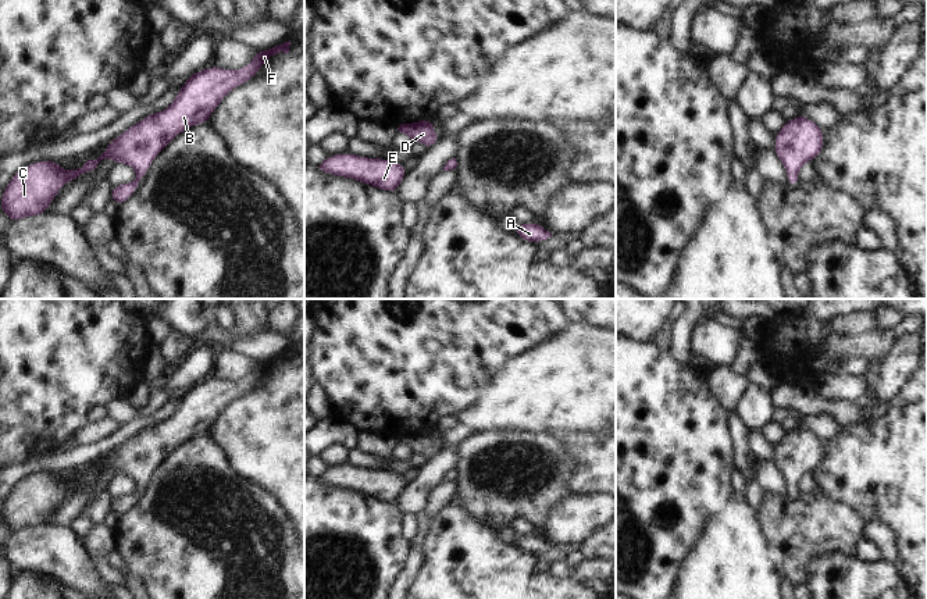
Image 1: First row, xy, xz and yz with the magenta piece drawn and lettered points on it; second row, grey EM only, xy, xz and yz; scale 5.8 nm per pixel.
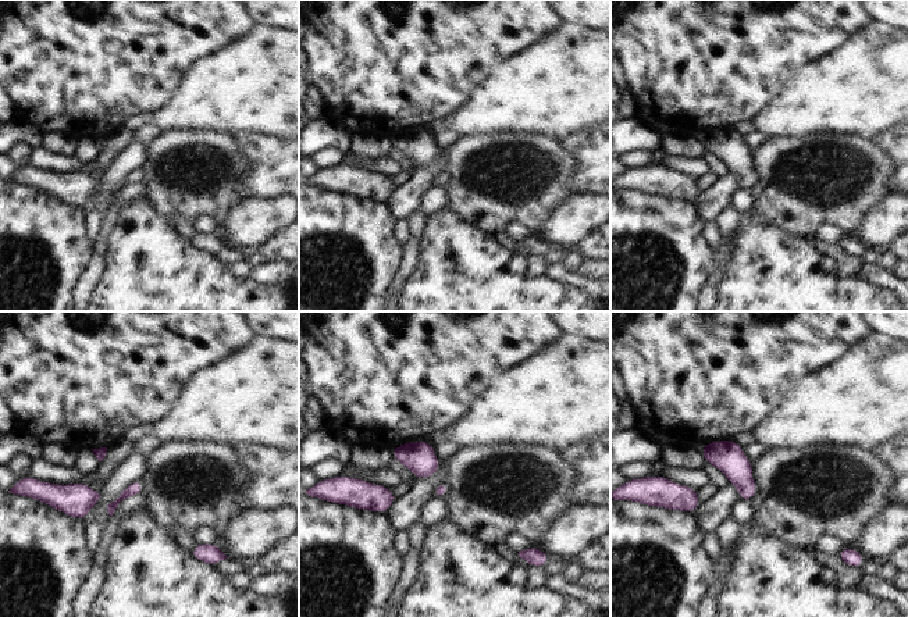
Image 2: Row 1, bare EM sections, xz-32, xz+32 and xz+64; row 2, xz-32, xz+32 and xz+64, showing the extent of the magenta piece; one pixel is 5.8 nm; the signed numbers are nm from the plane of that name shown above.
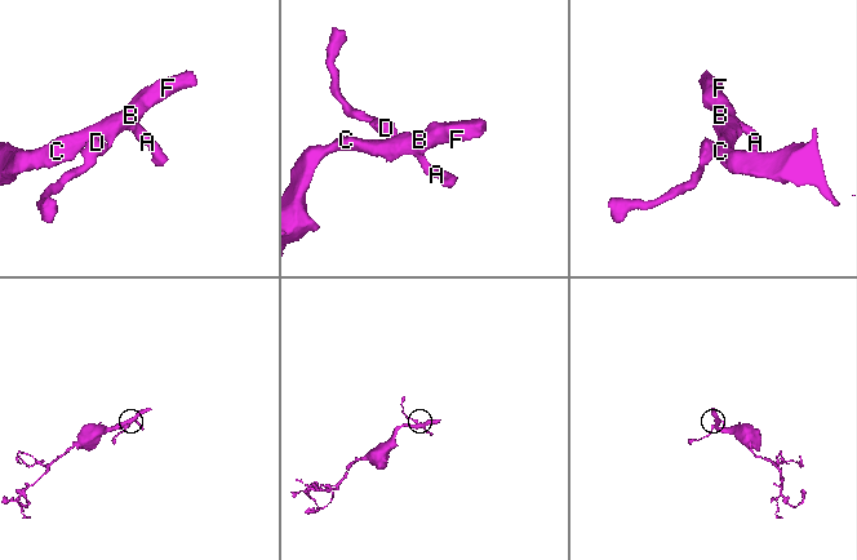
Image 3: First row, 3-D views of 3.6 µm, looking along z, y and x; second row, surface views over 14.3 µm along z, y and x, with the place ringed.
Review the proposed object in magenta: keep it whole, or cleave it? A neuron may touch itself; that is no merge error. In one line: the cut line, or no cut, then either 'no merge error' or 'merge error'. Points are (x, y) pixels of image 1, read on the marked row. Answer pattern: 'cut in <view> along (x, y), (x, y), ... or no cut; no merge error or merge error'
no cut; no merge error

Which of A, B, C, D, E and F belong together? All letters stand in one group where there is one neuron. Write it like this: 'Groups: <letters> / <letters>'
Groups: A B C D E F

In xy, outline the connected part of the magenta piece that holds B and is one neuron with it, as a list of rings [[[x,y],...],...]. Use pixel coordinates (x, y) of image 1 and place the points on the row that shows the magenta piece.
[[[290,40],[268,50],[256,50],[254,58],[240,69],[224,69],[211,65],[206,69],[197,72],[195,71],[185,81],[183,86],[178,90],[175,100],[165,110],[156,111],[138,121],[135,125],[124,131],[118,138],[108,142],[103,154],[97,160],[89,160],[81,168],[64,171],[58,165],[58,161],[51,160],[40,160],[38,163],[25,165],[13,175],[11,181],[4,188],[0,199],[0,210],[8,215],[10,224],[21,218],[44,214],[47,213],[47,207],[56,199],[58,190],[67,182],[72,182],[78,177],[95,170],[104,158],[111,158],[115,161],[115,164],[128,164],[138,174],[132,182],[117,185],[110,190],[110,200],[114,200],[118,206],[122,206],[138,190],[154,158],[174,138],[195,126],[196,124],[208,122],[210,115],[228,93],[256,76],[263,64],[267,63],[272,56],[281,51],[288,54],[289,46]]]

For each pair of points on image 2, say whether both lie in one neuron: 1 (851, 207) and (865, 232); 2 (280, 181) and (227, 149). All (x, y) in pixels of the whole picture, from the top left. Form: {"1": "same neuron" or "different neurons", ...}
{"1": "different neurons", "2": "different neurons"}

